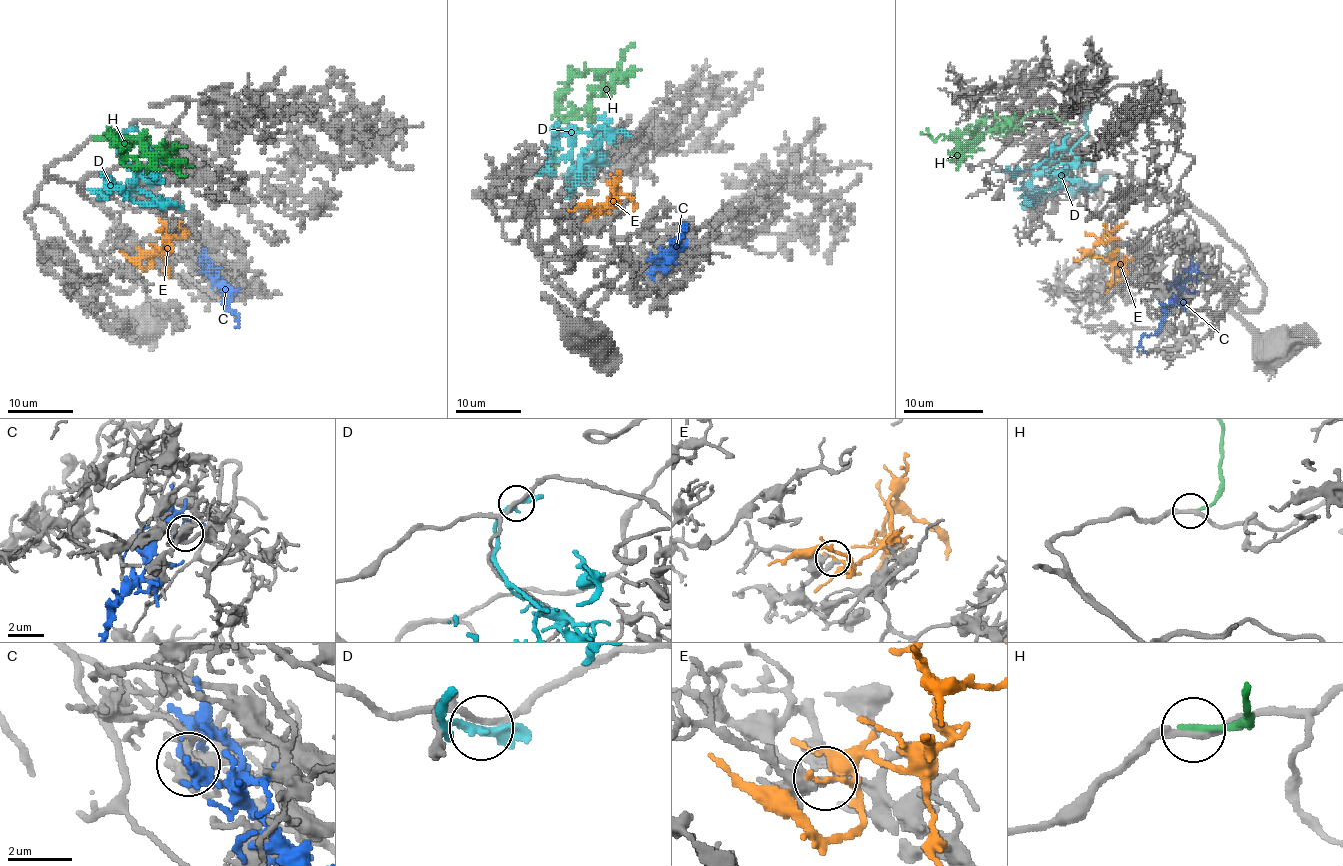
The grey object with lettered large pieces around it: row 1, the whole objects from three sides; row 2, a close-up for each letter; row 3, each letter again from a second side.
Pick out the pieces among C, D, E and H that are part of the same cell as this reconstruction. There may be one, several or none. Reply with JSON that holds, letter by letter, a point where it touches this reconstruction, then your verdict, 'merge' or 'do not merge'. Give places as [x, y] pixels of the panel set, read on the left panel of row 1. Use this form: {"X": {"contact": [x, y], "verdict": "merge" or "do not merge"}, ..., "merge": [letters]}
{"C": {"contact": [202, 266], "verdict": "do not merge"}, "D": {"contact": [126, 130], "verdict": "do not merge"}, "E": {"contact": [144, 257], "verdict": "do not merge"}, "H": {"contact": [97, 138], "verdict": "merge"}, "merge": ["H"]}

